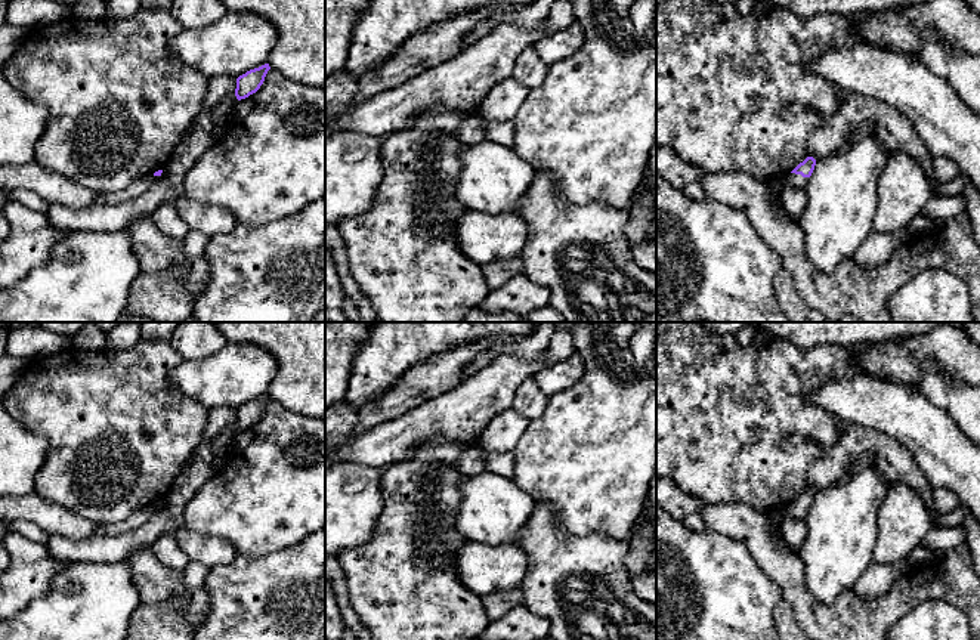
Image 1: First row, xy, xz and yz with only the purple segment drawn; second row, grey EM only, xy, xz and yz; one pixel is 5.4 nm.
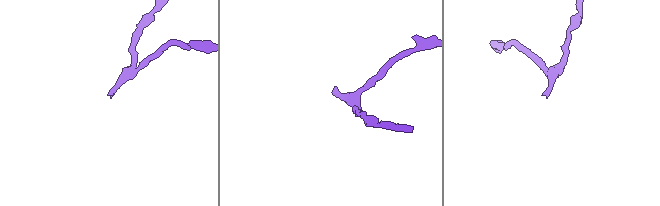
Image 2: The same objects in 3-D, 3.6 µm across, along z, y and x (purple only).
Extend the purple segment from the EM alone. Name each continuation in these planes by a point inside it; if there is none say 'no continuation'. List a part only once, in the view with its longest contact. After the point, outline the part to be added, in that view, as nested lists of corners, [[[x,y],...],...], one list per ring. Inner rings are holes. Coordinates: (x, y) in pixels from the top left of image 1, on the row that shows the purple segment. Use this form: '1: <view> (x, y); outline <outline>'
1: yz (797, 181); outline [[[789,173],[783,177],[782,186],[794,186],[806,189],[809,177],[803,177],[801,174]]]

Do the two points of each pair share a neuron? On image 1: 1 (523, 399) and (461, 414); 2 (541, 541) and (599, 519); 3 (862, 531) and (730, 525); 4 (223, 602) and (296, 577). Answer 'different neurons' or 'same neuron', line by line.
1: different neurons
2: different neurons
3: different neurons
4: same neuron

